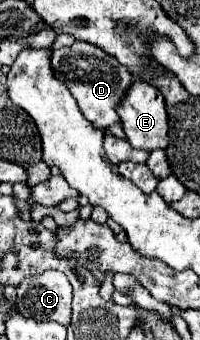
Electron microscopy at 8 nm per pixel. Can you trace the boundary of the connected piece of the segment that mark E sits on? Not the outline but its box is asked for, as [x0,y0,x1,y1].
[117,81,169,153]

